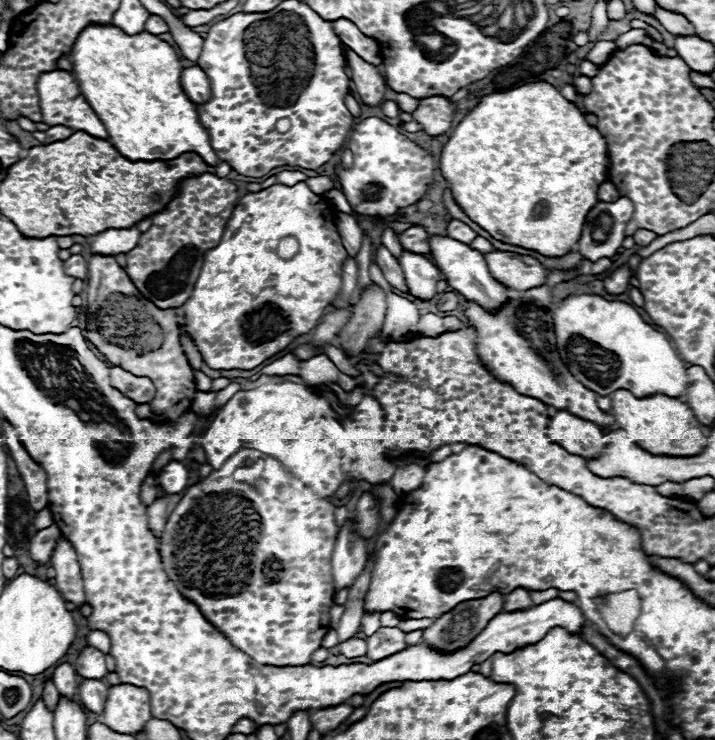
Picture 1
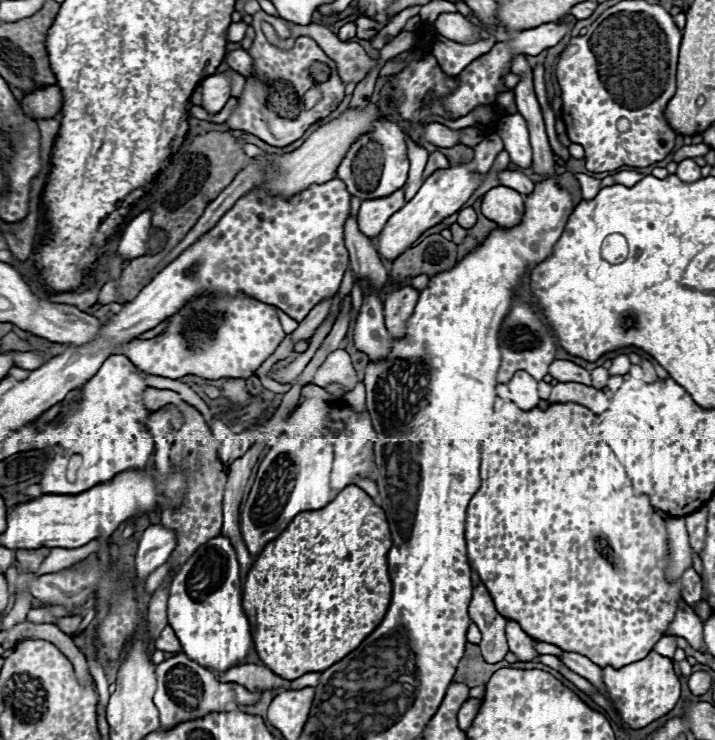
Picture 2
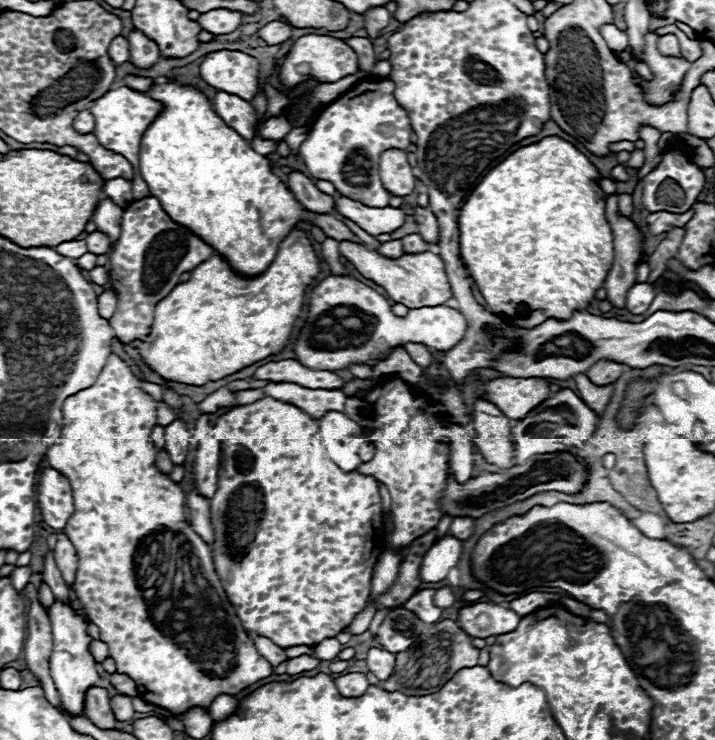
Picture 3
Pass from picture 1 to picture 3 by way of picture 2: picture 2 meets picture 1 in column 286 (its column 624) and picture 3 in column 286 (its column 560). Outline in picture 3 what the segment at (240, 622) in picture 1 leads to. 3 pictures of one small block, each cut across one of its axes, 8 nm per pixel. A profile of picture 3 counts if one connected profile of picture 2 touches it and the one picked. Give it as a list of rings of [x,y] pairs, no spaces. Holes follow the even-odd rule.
[[[262,398],[246,406],[230,408],[220,418],[230,418],[230,438],[222,444],[222,460],[218,470],[218,488],[216,494],[210,498],[210,516],[214,526],[214,544],[212,544],[212,562],[214,570],[222,582],[222,588],[230,600],[230,604],[236,610],[236,616],[240,618],[244,630],[252,636],[266,636],[280,648],[292,648],[292,646],[318,646],[326,638],[334,638],[338,632],[342,632],[352,618],[364,608],[368,596],[370,596],[370,582],[372,582],[372,570],[380,558],[380,552],[384,550],[384,526],[382,526],[382,500],[378,492],[378,480],[374,476],[364,474],[344,474],[324,452],[320,444],[320,430],[318,422],[304,414],[300,408],[274,400],[274,398]]]

